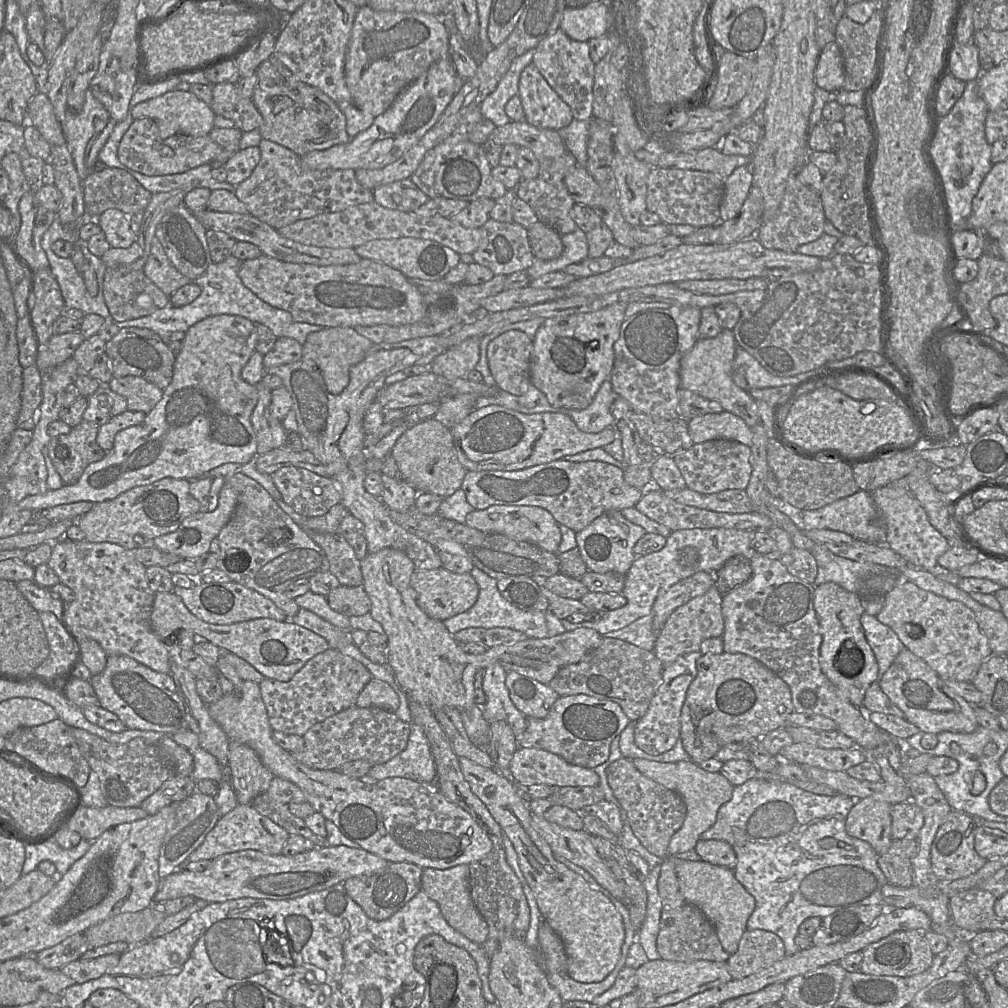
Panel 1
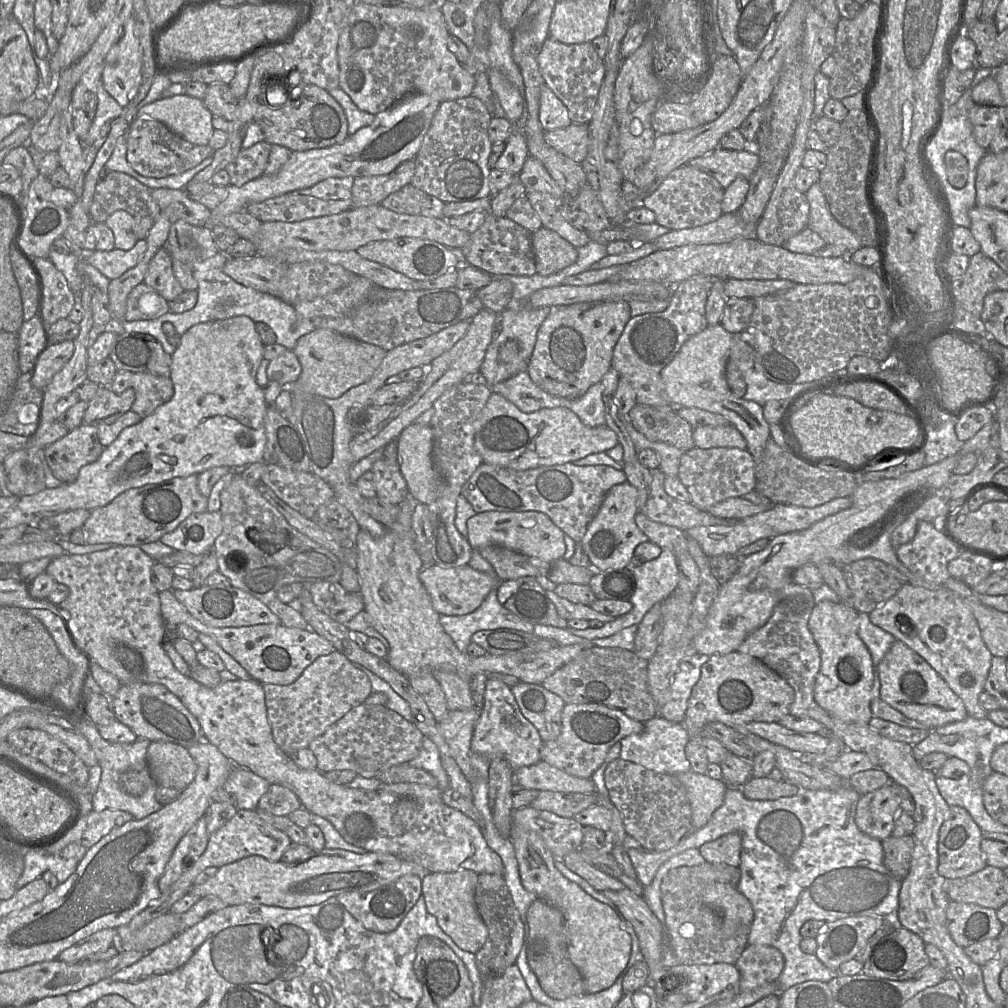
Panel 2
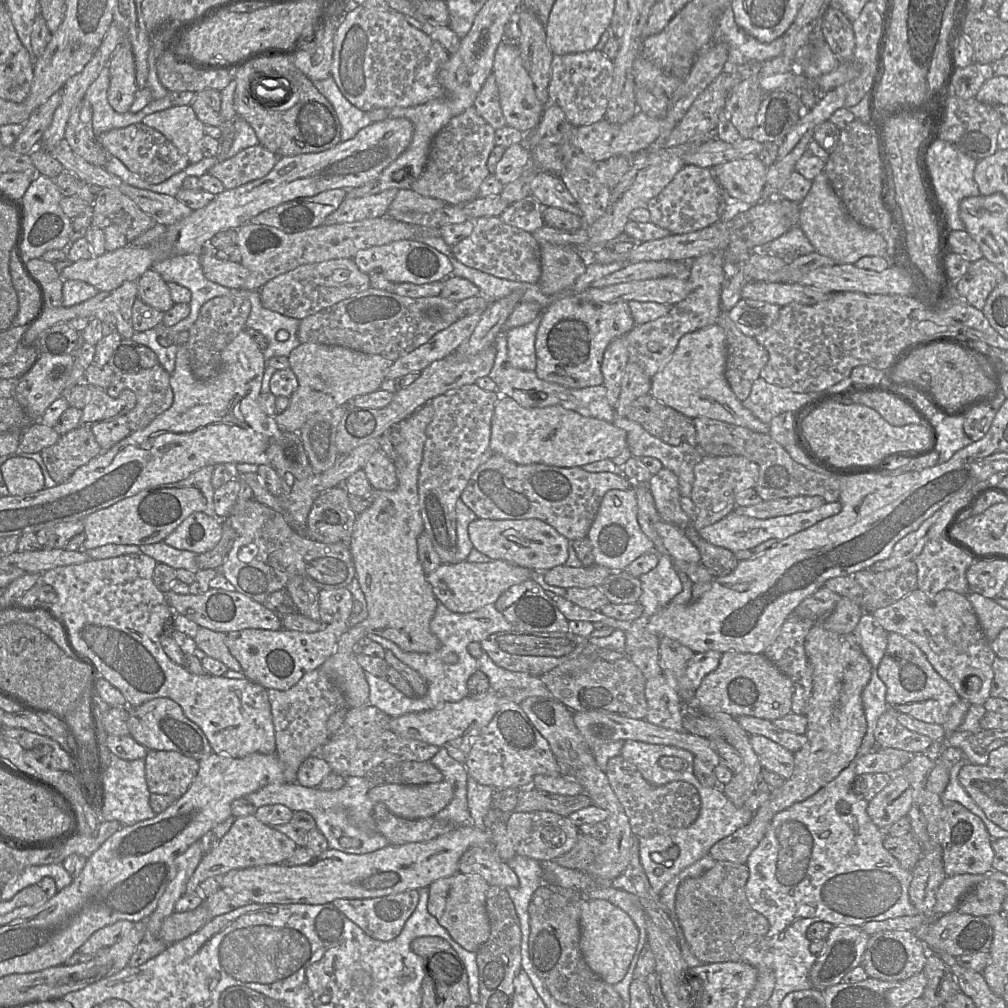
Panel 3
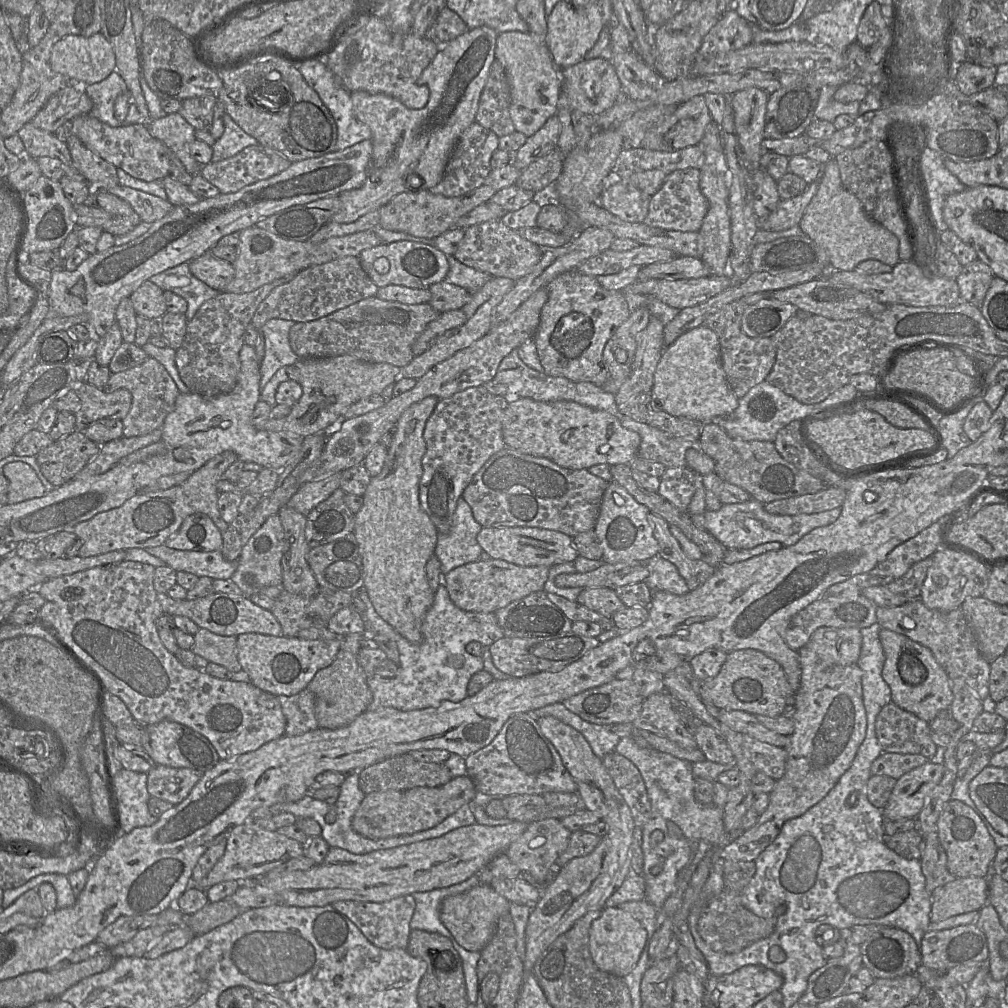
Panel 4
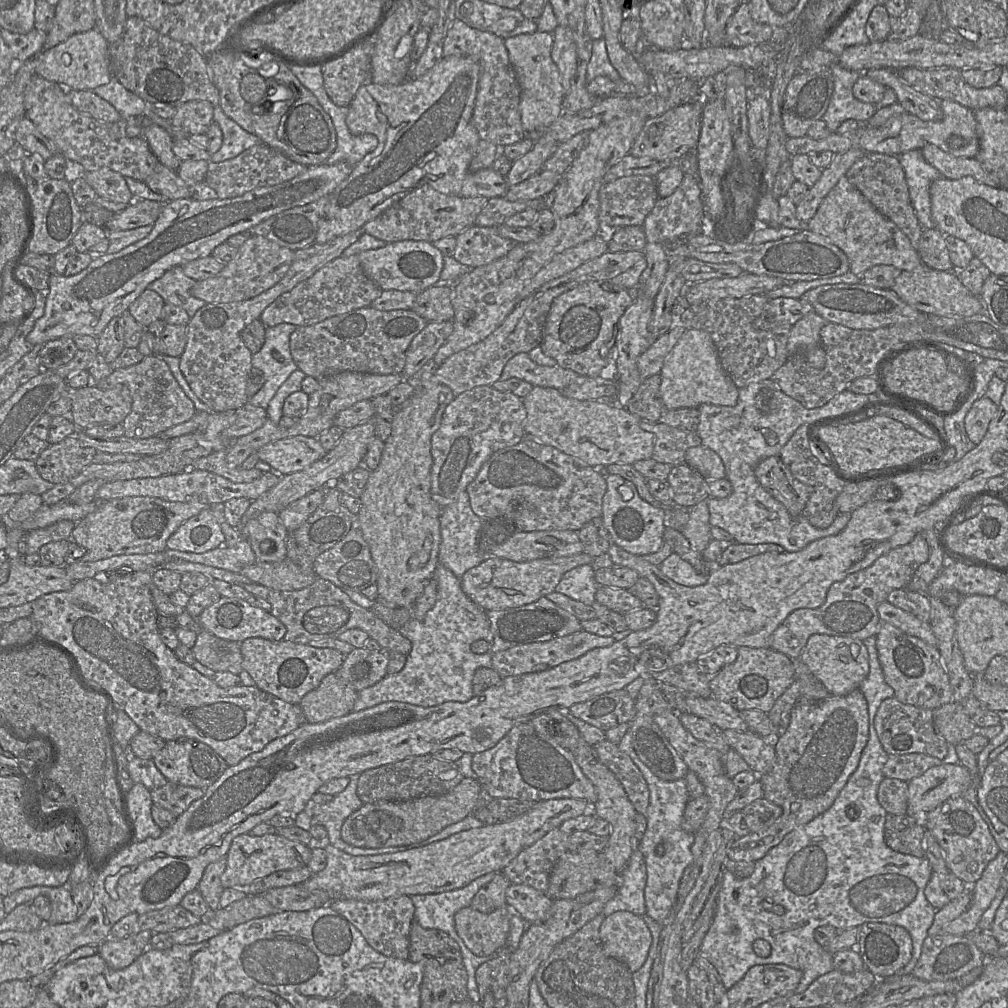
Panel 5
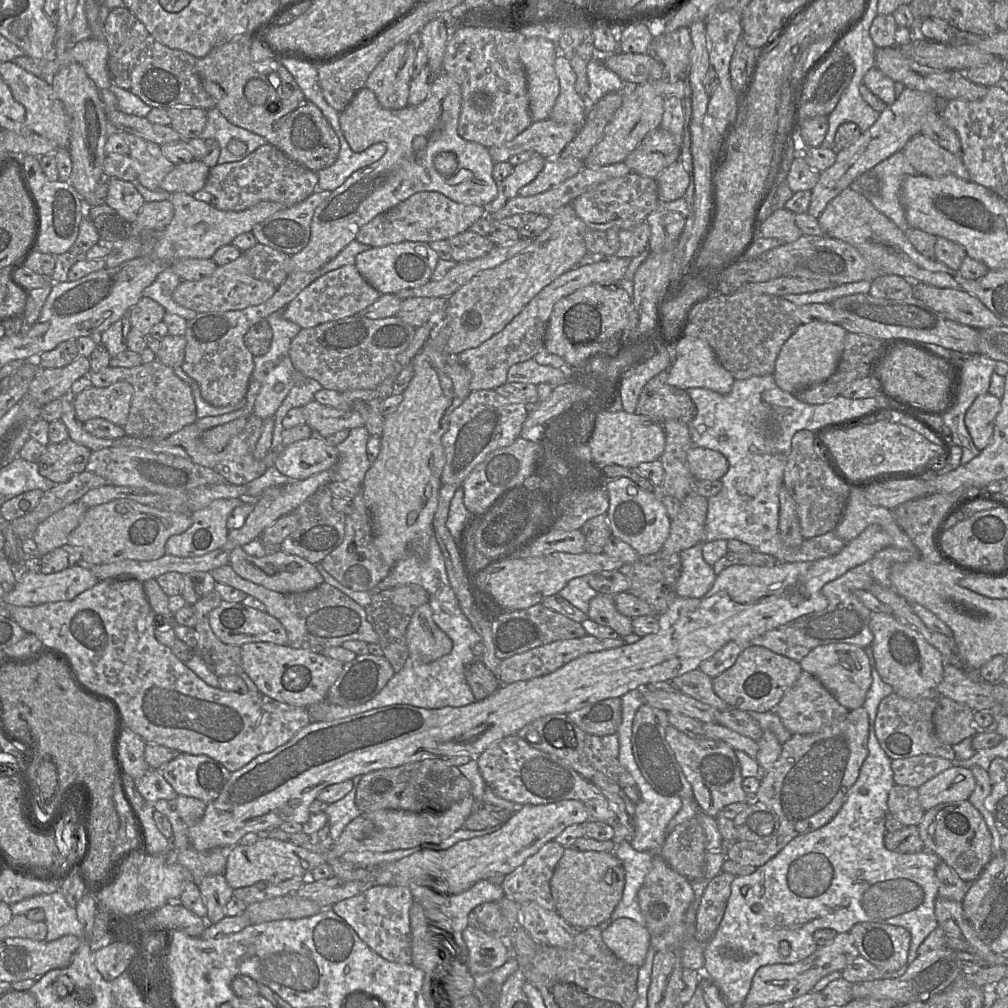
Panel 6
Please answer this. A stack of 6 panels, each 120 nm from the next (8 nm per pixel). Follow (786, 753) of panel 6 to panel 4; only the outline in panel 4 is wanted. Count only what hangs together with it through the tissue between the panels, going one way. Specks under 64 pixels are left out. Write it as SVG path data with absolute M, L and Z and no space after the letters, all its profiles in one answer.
M807 646L800 648L798 653L802 669L801 683L793 697L793 705L787 711L793 719L795 729L789 736L788 745L784 747L787 752L784 775L776 780L773 790L769 793L769 804L759 815L757 822L720 848L718 857L721 859L755 861L759 854L775 840L786 821L803 815L828 794L851 766L865 738L866 712L862 700L862 672L858 665L822 664L817 655Z

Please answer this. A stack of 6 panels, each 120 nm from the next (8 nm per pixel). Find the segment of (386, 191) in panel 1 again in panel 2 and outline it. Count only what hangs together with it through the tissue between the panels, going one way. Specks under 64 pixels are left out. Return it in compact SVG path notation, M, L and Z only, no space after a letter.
M411 183L390 194L380 203L384 208L400 214L443 217L445 202L417 189Z

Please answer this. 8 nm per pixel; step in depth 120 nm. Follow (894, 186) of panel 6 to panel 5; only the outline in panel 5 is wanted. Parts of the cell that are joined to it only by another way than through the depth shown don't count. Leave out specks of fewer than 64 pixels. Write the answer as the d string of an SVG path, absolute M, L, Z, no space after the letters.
M913 149L898 156L904 169L909 197L916 217L923 229L935 228L931 215L930 185L943 175L923 157L921 149Z

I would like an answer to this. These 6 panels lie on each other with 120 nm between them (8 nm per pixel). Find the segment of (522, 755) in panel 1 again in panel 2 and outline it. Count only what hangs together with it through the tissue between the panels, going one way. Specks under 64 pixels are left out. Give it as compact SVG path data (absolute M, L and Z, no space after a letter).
M540 760L531 766L514 771L514 782L528 789L570 793L593 793L596 786L591 778L572 776L565 771Z

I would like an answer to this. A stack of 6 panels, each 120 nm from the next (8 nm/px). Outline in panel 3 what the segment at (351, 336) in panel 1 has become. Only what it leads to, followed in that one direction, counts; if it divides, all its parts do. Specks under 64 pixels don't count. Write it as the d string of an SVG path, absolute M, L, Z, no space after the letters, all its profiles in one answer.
M301 343L291 351L288 356L290 369L298 380L297 389L289 397L290 403L287 409L274 416L278 426L283 431L298 432L305 422L318 413L326 413L333 409L347 405L346 403L361 395L369 394L380 389L386 374L393 364L393 361L376 354L366 354L350 348L326 345L320 343Z

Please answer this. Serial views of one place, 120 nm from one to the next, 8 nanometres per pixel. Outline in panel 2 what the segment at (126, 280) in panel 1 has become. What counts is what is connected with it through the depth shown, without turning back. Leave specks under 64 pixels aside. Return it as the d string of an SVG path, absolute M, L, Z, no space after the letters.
M144 282L138 284L127 298L126 321L152 320L170 312L170 303Z

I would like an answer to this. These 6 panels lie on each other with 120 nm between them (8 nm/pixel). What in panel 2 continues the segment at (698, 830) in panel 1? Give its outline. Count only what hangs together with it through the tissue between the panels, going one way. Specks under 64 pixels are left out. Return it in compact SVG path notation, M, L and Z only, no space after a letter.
M692 770L672 775L675 775L686 789L692 810L692 830L703 827L723 804L727 783Z

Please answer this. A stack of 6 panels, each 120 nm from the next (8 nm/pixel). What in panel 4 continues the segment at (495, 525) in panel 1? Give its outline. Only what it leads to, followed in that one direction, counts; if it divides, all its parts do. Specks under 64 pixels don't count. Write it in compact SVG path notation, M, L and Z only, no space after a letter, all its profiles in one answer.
M483 527L477 541L491 558L502 559L519 566L547 566L574 562L579 556L573 537L556 530L538 527Z

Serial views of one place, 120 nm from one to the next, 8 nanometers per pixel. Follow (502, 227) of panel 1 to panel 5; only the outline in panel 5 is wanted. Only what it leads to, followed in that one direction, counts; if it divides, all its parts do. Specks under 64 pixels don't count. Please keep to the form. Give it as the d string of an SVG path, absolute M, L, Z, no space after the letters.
M468 227L456 236L453 258L470 268L489 264L505 256L516 243L500 235L497 227Z

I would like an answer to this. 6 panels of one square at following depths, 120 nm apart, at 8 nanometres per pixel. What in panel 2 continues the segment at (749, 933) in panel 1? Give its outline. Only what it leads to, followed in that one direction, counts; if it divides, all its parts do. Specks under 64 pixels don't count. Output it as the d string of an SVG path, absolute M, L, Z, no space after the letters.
M748 944L735 962L740 973L740 991L775 982L784 967L783 954L775 947Z

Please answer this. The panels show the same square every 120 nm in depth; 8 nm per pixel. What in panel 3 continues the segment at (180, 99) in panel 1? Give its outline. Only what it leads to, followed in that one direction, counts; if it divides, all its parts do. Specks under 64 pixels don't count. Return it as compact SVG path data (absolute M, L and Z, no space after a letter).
M191 105L171 106L147 115L142 123L163 134L187 157L190 164L203 158L204 124L197 118Z

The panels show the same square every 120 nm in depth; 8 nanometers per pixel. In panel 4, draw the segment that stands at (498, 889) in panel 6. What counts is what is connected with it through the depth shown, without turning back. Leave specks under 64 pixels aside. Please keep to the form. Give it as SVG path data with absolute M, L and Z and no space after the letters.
M473 875L459 884L412 894L415 900L415 909L410 921L411 930L438 933L449 940L455 939L440 921L441 903L445 898L464 893L478 884L480 884L479 875Z

